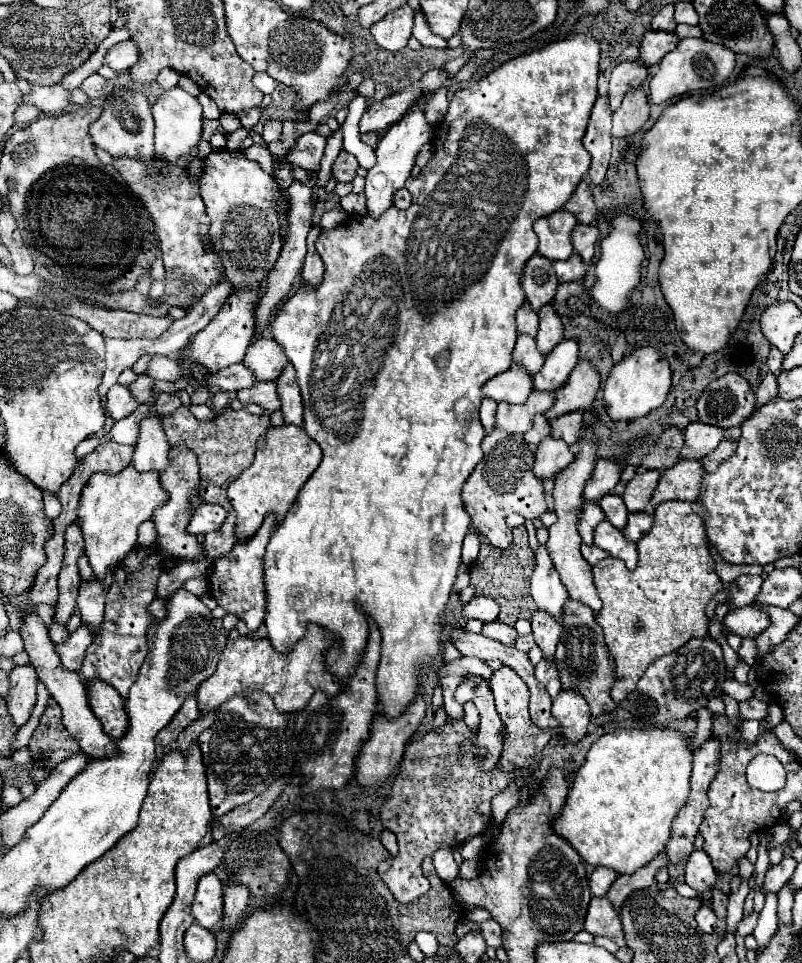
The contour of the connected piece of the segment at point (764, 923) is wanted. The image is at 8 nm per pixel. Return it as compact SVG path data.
M767 893L765 895L765 907L759 913L759 923L753 931L753 937L757 939L759 947L765 947L771 937L775 935L779 925L779 917L777 917L777 895L775 893Z

